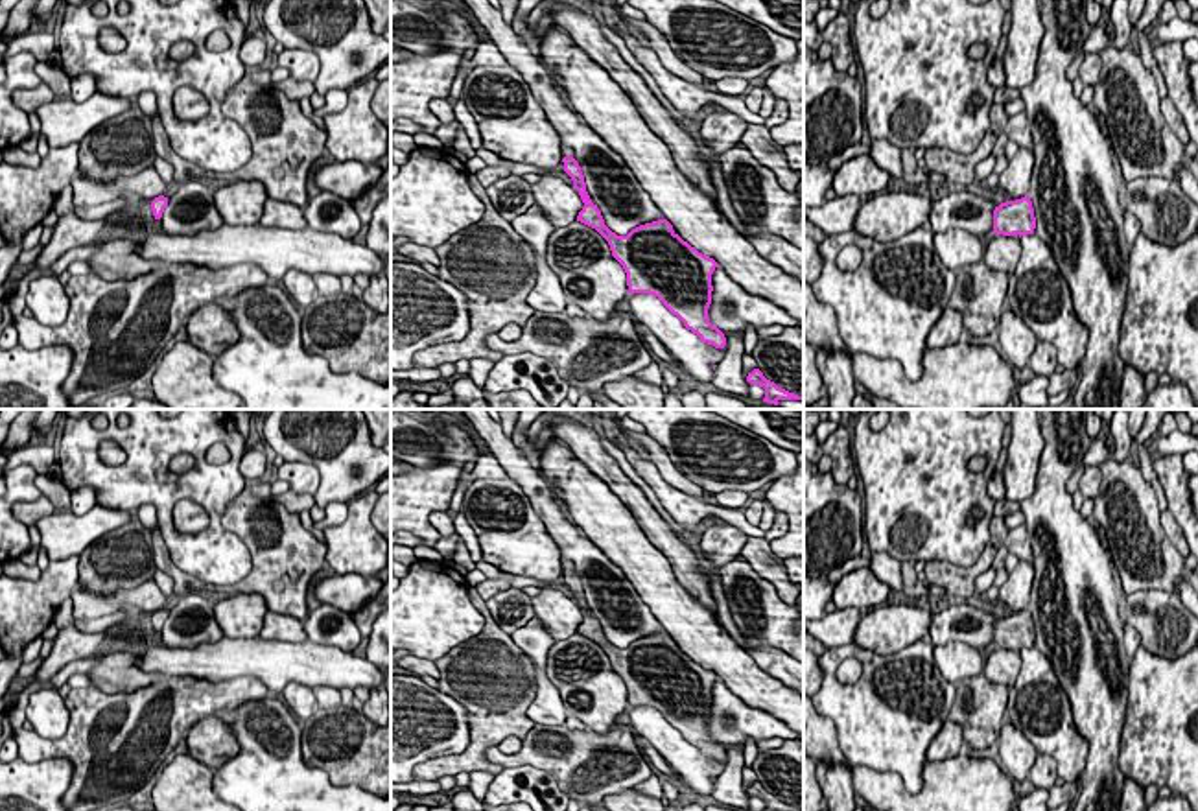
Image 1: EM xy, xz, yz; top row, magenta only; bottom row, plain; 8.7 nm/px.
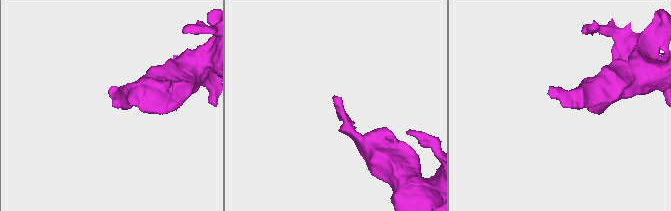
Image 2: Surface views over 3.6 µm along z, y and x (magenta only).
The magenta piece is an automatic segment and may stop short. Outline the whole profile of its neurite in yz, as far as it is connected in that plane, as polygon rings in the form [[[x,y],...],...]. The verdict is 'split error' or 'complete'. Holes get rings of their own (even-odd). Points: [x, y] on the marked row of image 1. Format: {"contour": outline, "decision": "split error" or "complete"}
{"contour": [[[1028,195],[995,206],[993,234],[1003,234],[1003,236],[1017,234],[1021,238],[1027,234],[1034,234],[1034,229],[1036,229],[1036,217]]], "decision": "complete"}

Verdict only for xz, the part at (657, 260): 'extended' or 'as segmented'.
extended

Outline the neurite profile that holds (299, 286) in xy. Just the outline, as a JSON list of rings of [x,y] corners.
[[[295,269],[284,275],[282,288],[288,291],[291,300],[302,310],[308,308],[317,297],[313,276]]]

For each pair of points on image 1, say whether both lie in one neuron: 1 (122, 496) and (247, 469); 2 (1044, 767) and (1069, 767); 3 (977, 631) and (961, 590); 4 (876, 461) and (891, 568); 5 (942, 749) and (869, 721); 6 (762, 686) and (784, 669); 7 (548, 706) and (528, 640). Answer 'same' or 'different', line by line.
1: different
2: different
3: different
4: different
5: different
6: different
7: same

